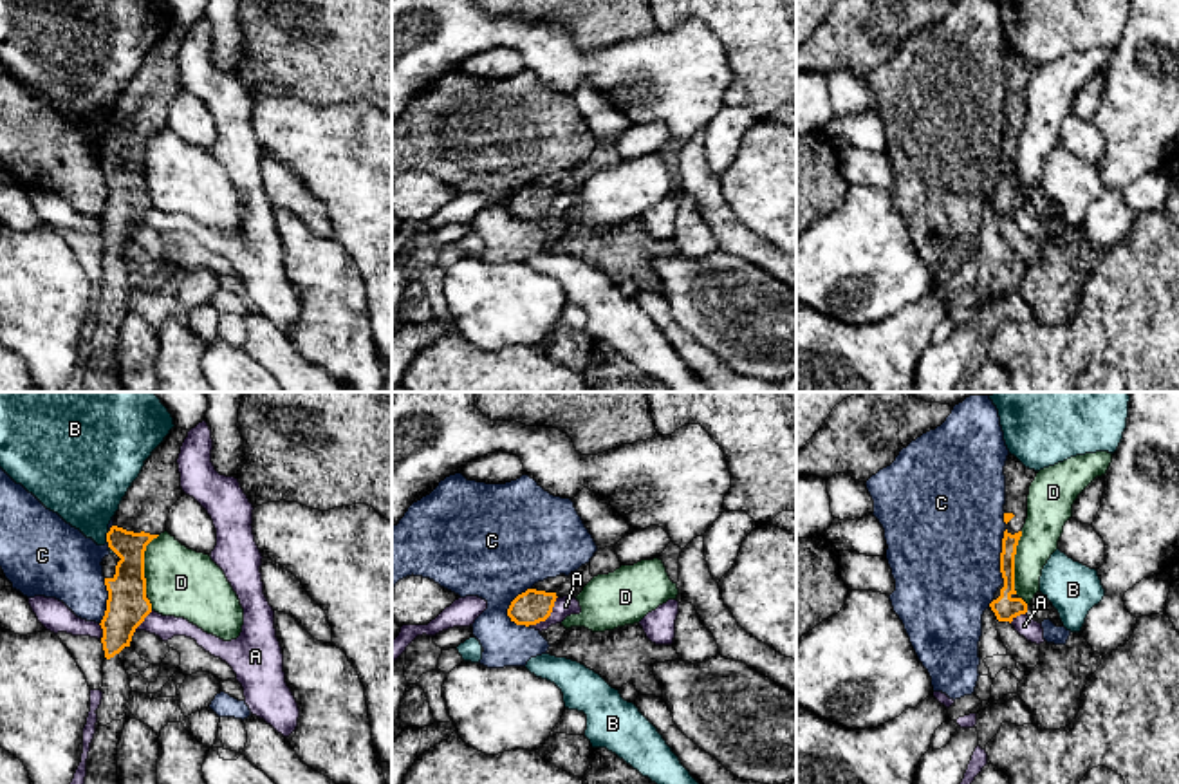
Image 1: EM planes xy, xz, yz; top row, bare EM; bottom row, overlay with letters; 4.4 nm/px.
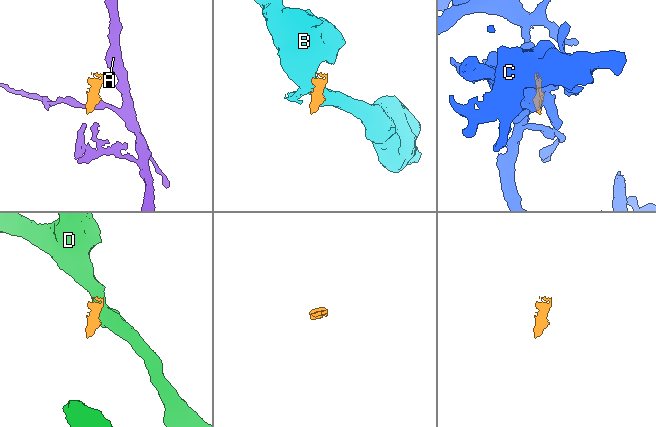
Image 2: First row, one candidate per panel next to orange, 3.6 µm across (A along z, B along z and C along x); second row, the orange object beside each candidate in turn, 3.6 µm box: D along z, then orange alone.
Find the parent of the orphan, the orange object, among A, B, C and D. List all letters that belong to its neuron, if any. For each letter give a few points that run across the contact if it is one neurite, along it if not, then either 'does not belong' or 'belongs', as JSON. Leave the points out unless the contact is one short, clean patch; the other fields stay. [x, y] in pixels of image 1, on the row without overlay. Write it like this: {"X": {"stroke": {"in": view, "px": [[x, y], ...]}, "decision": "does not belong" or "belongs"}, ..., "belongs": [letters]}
{"A": {"stroke": {"in": "xz", "px": [[557, 192], [551, 208], [544, 215], [528, 221]]}, "decision": "does not belong"}, "B": {"stroke": {"in": "xy", "px": [[109, 127], [107, 138]]}, "decision": "does not belong"}, "C": {"decision": "does not belong"}, "D": {"stroke": {"in": "xy", "px": [[159, 130], [145, 147], [145, 190]]}, "decision": "does not belong"}, "belongs": []}

